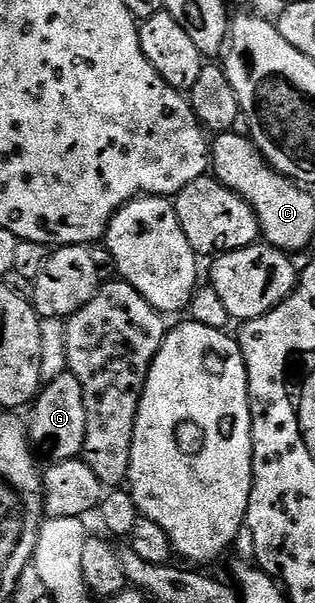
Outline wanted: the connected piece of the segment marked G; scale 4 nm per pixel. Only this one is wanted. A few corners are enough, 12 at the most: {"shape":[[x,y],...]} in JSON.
{"shape":[[70,372],[43,384],[25,418],[35,454],[81,458],[84,391]]}

